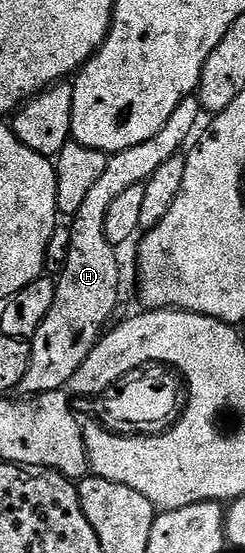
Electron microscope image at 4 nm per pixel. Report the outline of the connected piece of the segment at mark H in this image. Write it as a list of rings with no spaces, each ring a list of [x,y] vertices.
[[[198,98],[181,101],[181,105],[173,109],[173,117],[169,117],[169,121],[165,121],[162,129],[149,137],[149,141],[141,141],[141,145],[133,145],[133,149],[116,151],[108,158],[105,173],[101,173],[101,178],[93,184],[93,190],[85,196],[81,209],[77,209],[77,213],[70,220],[69,257],[65,257],[65,265],[55,279],[53,306],[50,307],[45,321],[41,321],[41,329],[37,329],[35,336],[29,340],[31,360],[29,369],[25,377],[21,377],[17,388],[20,396],[34,397],[50,391],[64,390],[70,384],[73,373],[81,369],[85,357],[89,357],[91,350],[99,343],[105,328],[112,322],[111,314],[119,303],[119,259],[115,256],[116,244],[111,243],[109,237],[105,237],[105,213],[109,213],[109,205],[113,205],[113,201],[117,201],[117,197],[121,197],[125,189],[138,183],[146,183],[149,177],[153,177],[153,173],[157,173],[157,169],[161,169],[161,165],[165,165],[165,161],[169,161],[169,157],[180,154],[188,146],[187,138],[194,133],[195,126],[199,123],[199,115],[201,116],[201,108]]]

